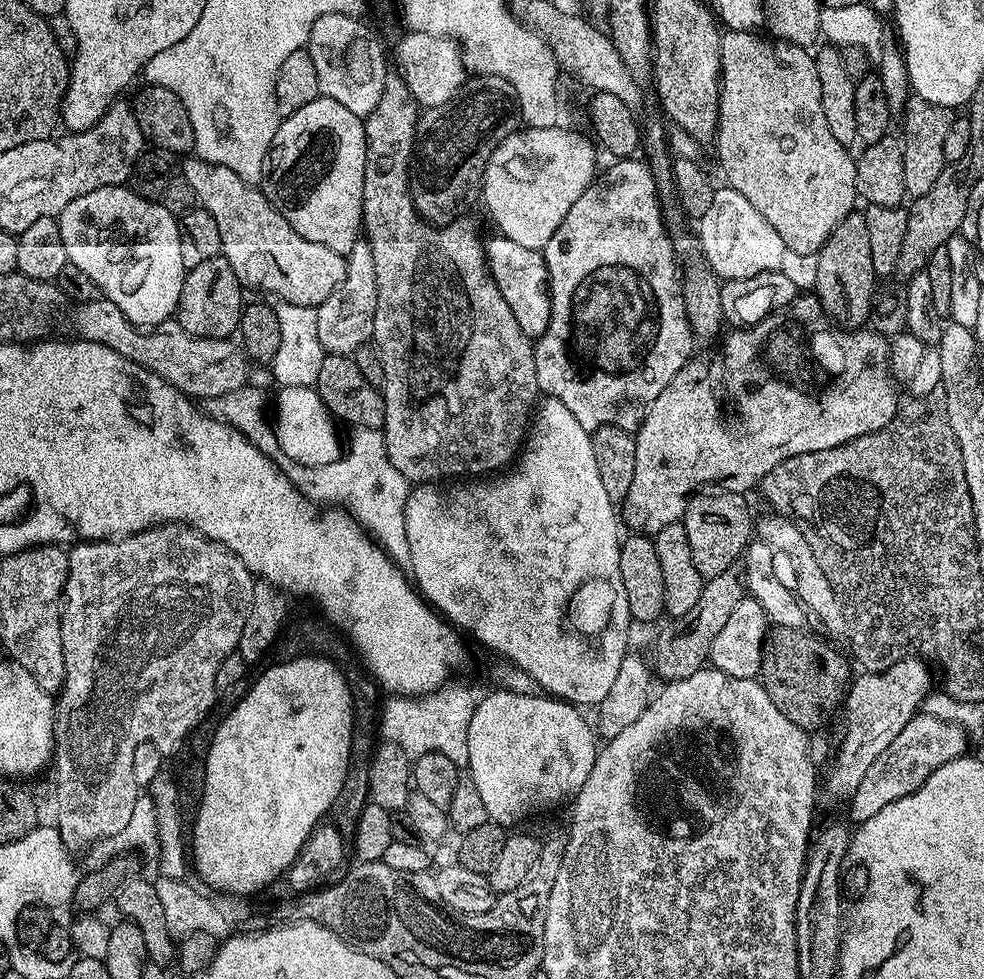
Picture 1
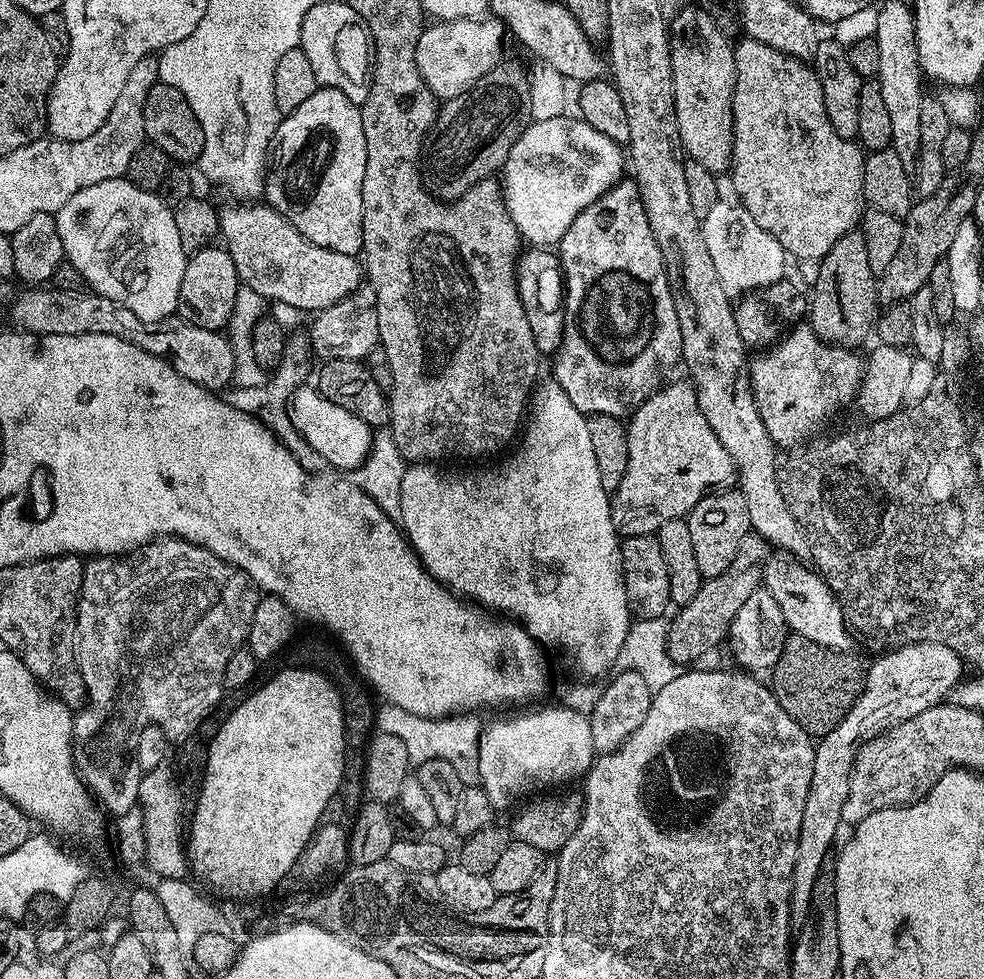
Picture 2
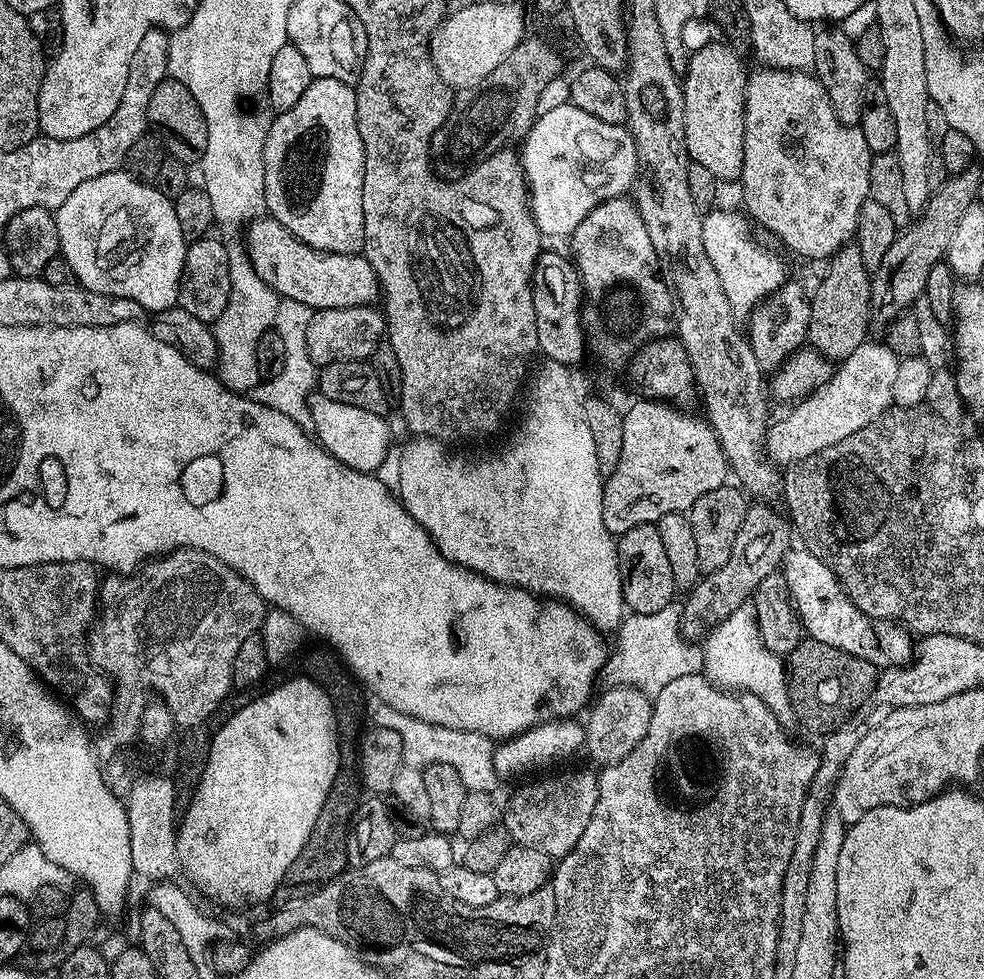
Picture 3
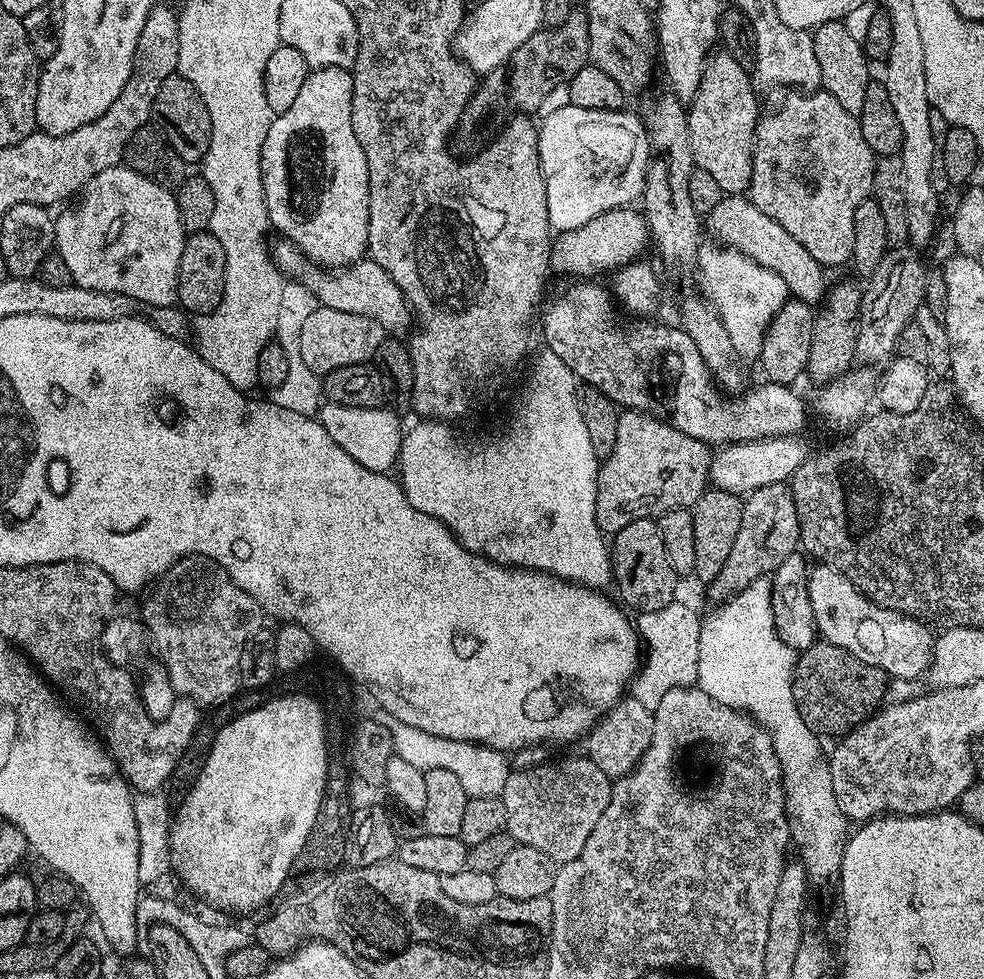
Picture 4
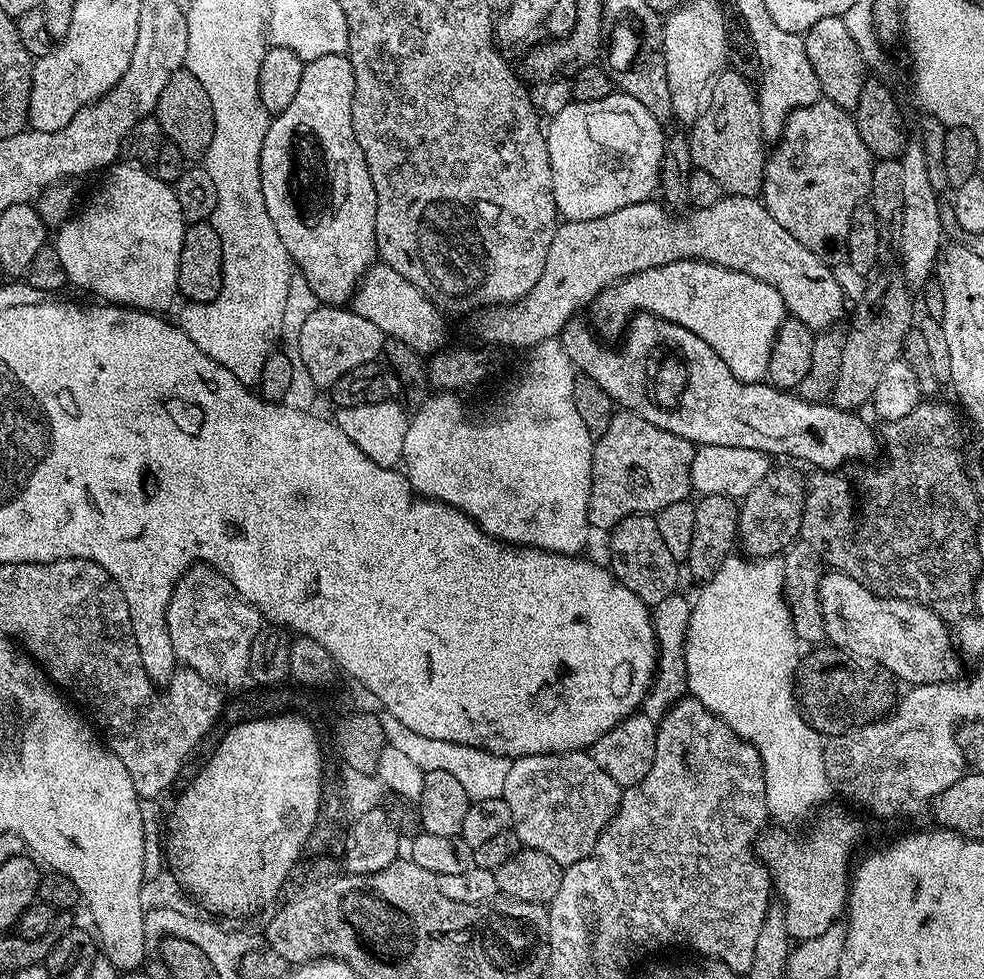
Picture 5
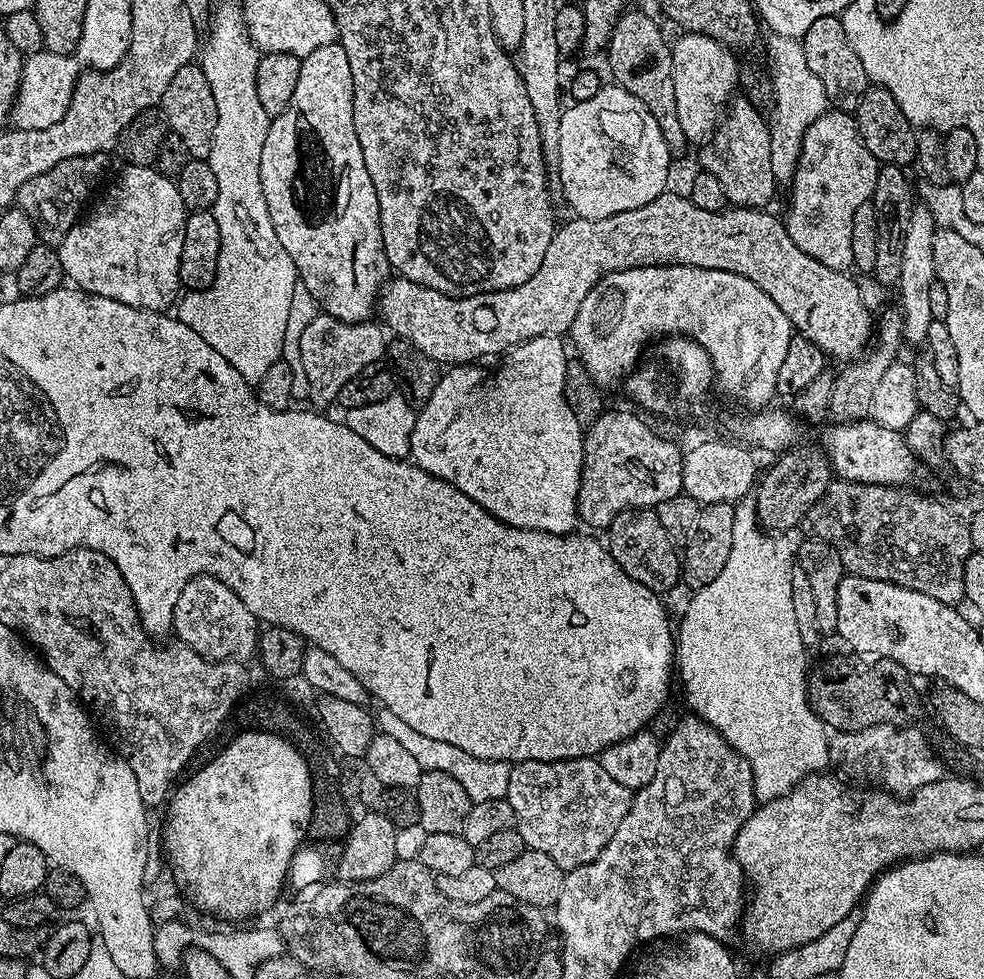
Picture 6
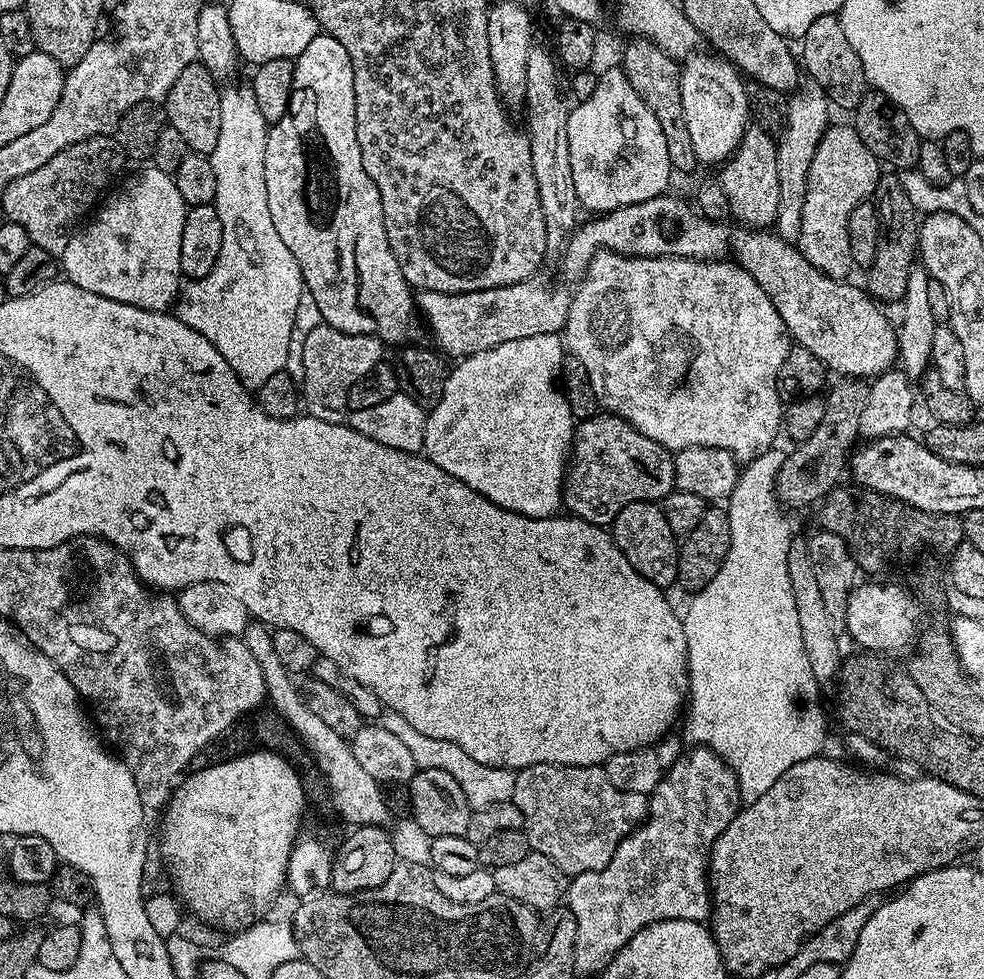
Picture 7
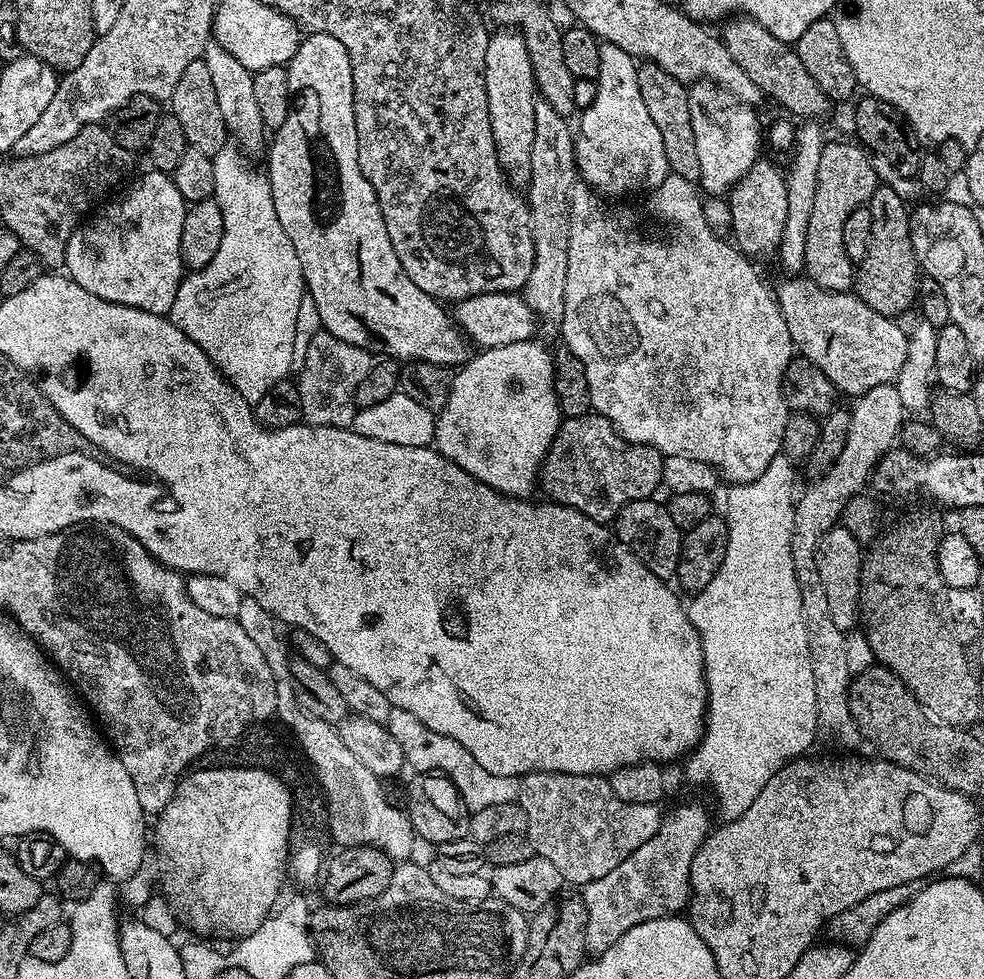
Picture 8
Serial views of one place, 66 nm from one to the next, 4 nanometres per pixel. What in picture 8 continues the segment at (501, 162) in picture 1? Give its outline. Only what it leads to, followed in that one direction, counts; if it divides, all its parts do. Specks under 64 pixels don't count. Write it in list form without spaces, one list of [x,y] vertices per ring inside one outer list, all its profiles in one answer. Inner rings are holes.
[[[607,42],[600,45],[600,74],[596,80],[596,97],[590,107],[583,109],[578,124],[578,132],[584,135],[584,144],[588,147],[588,173],[582,180],[587,187],[601,197],[624,196],[627,192],[647,193],[670,175],[666,146],[662,146],[662,133],[654,126],[646,102],[642,102],[642,93],[638,90],[638,61],[635,56],[626,54],[617,44]]]

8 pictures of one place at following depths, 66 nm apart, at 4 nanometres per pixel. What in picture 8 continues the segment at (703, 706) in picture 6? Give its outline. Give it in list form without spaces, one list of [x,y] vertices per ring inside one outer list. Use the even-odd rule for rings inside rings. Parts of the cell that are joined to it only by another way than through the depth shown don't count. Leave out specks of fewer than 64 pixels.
[[[781,454],[776,456],[754,482],[745,484],[732,484],[728,492],[728,512],[726,519],[728,522],[728,545],[726,546],[726,558],[714,574],[710,586],[706,586],[702,591],[695,593],[691,597],[692,605],[687,605],[686,611],[690,622],[698,630],[700,641],[702,642],[702,654],[704,655],[704,681],[708,687],[708,714],[704,721],[704,736],[700,743],[696,745],[694,751],[687,757],[688,776],[698,783],[708,783],[710,791],[716,795],[716,812],[720,815],[721,821],[738,818],[758,798],[760,789],[767,786],[770,778],[778,774],[778,770],[783,768],[790,760],[797,759],[809,751],[812,743],[817,743],[818,733],[816,731],[815,704],[812,691],[812,671],[810,671],[810,646],[806,638],[806,622],[802,618],[802,598],[798,594],[798,582],[794,574],[794,562],[790,554],[790,542],[792,541],[792,525],[794,524],[794,514],[796,506],[794,503],[794,492],[792,496],[792,468],[793,461]]]

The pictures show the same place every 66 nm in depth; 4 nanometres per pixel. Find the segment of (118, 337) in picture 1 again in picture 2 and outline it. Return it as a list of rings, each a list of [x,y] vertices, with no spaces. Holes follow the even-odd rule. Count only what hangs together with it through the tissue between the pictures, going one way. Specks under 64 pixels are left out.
[[[32,286],[24,297],[17,299],[16,322],[19,329],[34,332],[37,336],[50,334],[114,334],[136,344],[155,356],[167,358],[172,367],[184,378],[190,378],[203,388],[213,390],[227,389],[232,384],[232,375],[236,365],[236,355],[232,343],[223,331],[206,330],[202,326],[194,326],[189,320],[183,320],[178,314],[166,317],[153,324],[142,322],[126,306],[118,302],[110,302],[110,298],[98,295],[97,292],[67,292],[61,288],[48,286]]]

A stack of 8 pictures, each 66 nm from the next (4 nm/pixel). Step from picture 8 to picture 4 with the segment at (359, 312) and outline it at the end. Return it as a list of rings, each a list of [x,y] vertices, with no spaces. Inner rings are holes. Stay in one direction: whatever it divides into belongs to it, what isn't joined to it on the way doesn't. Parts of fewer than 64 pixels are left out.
[[[318,68],[309,71],[306,82],[302,82],[302,91],[294,97],[290,110],[273,115],[272,125],[266,134],[266,142],[262,146],[262,182],[268,207],[268,223],[281,233],[283,239],[300,248],[308,259],[326,268],[347,268],[357,260],[365,259],[368,251],[368,219],[370,218],[370,186],[366,170],[366,154],[362,154],[362,146],[358,146],[358,138],[352,125],[352,74],[346,68]]]

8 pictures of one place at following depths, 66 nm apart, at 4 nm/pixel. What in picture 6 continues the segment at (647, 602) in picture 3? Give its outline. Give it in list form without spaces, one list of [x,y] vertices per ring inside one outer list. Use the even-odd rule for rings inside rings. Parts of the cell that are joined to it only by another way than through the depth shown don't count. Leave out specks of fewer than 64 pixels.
[[[631,508],[618,514],[618,518],[614,518],[614,522],[608,525],[606,535],[606,547],[614,562],[618,562],[618,566],[622,566],[622,570],[626,570],[634,582],[642,582],[646,590],[665,594],[675,584],[681,583],[681,553],[677,545],[672,543],[670,534],[666,534],[662,522],[658,522],[658,514],[653,509]]]

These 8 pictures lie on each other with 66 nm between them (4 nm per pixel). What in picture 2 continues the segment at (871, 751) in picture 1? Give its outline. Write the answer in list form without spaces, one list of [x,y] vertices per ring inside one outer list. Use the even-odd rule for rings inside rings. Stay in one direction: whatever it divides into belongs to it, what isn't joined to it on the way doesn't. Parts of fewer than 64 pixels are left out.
[[[922,641],[917,644],[901,644],[895,650],[885,651],[885,656],[880,656],[871,665],[867,665],[864,673],[864,688],[858,694],[854,706],[842,718],[841,722],[830,732],[821,737],[816,744],[814,775],[810,782],[810,791],[806,798],[806,807],[802,814],[802,827],[799,830],[797,857],[792,871],[792,897],[790,898],[790,918],[793,929],[800,927],[808,920],[812,912],[812,895],[816,892],[816,882],[820,870],[824,864],[826,854],[829,852],[832,842],[842,826],[842,806],[848,796],[851,772],[856,756],[866,743],[881,736],[883,733],[902,723],[903,720],[914,718],[914,714],[922,714],[922,710],[930,710],[935,704],[941,703],[949,695],[949,692],[961,682],[966,665],[960,659],[960,655],[950,646],[942,646],[930,641]]]

